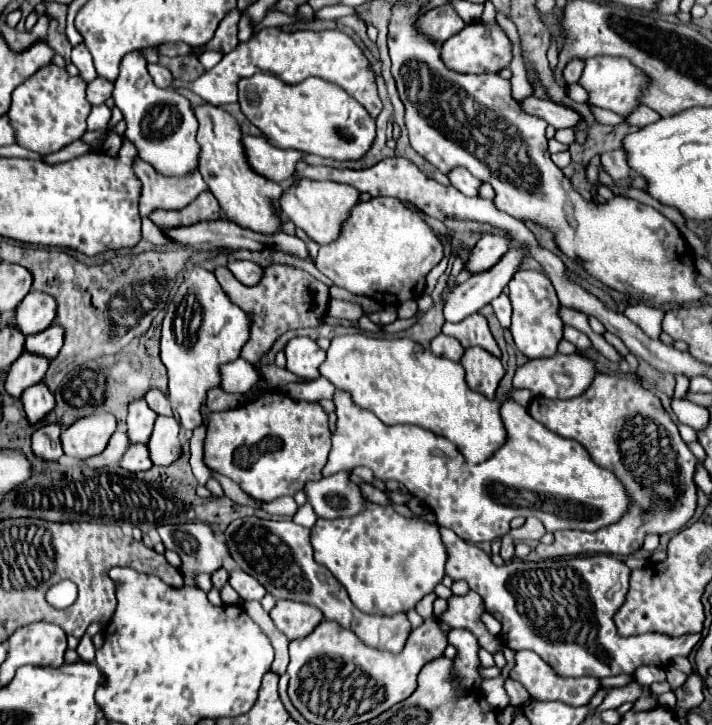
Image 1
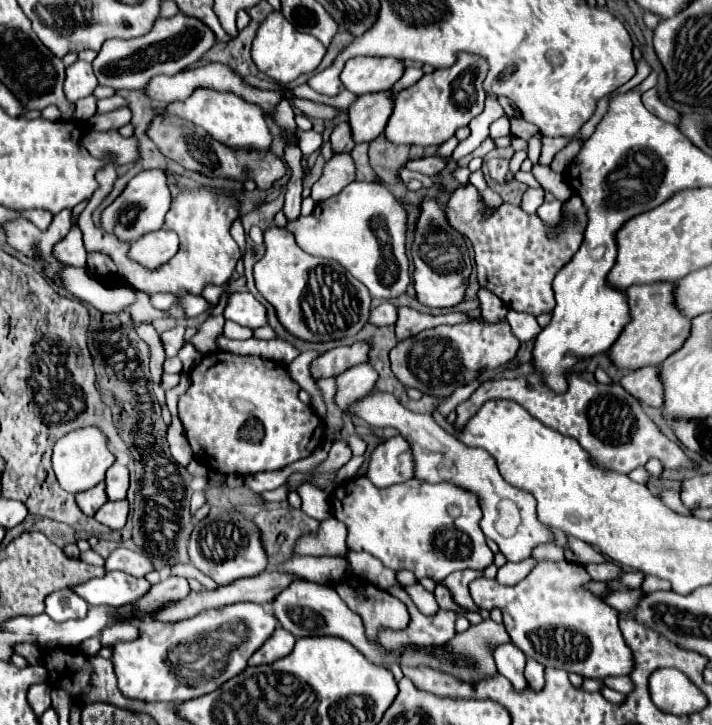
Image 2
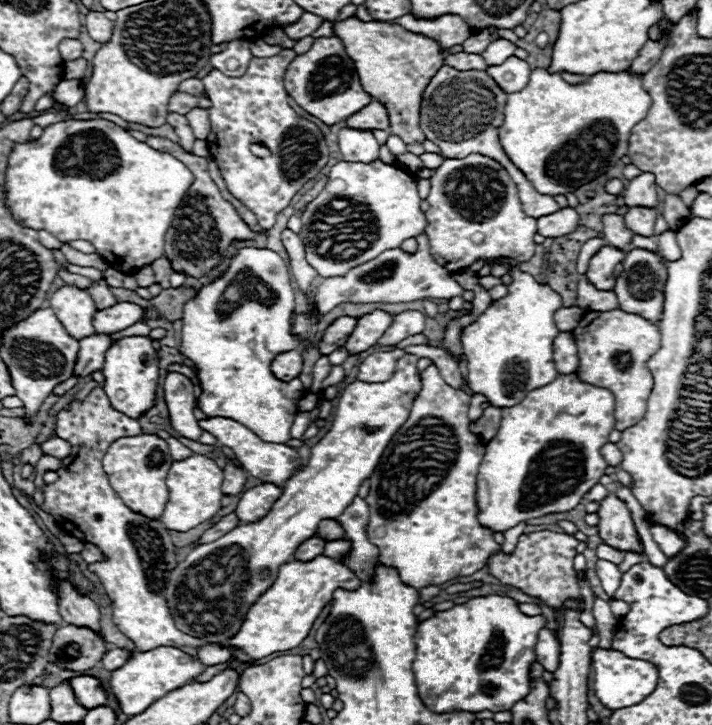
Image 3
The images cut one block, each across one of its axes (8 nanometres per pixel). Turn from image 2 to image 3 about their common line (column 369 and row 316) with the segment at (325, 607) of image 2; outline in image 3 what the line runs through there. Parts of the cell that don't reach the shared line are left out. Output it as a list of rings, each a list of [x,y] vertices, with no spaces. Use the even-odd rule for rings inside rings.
[[[634,248],[632,252],[626,254],[622,266],[624,272],[616,278],[614,284],[614,294],[620,302],[620,310],[628,314],[638,314],[642,318],[648,318],[650,322],[658,322],[662,314],[664,282],[666,282],[666,268],[660,264],[660,258],[654,252]]]

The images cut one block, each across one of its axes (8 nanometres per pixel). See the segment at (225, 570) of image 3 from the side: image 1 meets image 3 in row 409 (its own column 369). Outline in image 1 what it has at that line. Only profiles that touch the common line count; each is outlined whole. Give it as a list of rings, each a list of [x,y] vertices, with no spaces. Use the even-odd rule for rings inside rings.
[[[364,334],[336,336],[328,348],[326,362],[320,366],[320,376],[328,378],[336,390],[348,392],[356,406],[370,410],[384,424],[412,424],[448,438],[456,444],[458,452],[468,464],[480,464],[488,460],[508,440],[504,422],[500,418],[500,400],[490,400],[478,392],[472,392],[464,382],[464,368],[460,362],[438,358],[410,338],[370,338]]]

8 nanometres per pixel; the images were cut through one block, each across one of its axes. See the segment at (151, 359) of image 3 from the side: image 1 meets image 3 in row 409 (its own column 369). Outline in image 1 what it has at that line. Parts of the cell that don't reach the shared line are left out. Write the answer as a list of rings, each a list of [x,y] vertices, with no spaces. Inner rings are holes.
[[[254,74],[238,82],[238,96],[246,118],[280,148],[294,148],[334,160],[360,160],[376,138],[376,120],[366,108],[352,100],[342,88],[320,78],[308,78],[290,86],[276,76]]]

